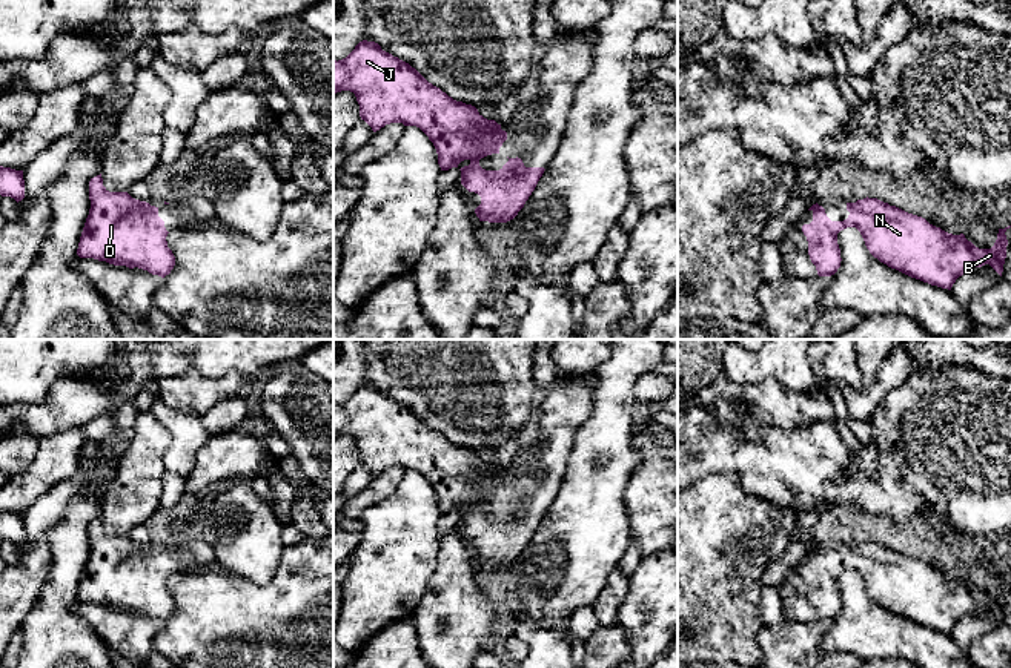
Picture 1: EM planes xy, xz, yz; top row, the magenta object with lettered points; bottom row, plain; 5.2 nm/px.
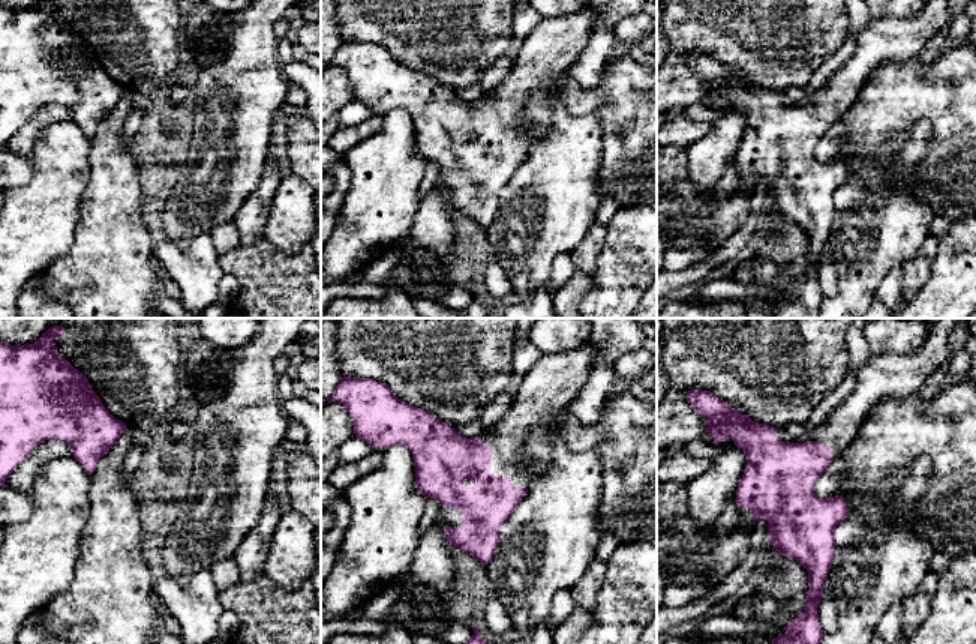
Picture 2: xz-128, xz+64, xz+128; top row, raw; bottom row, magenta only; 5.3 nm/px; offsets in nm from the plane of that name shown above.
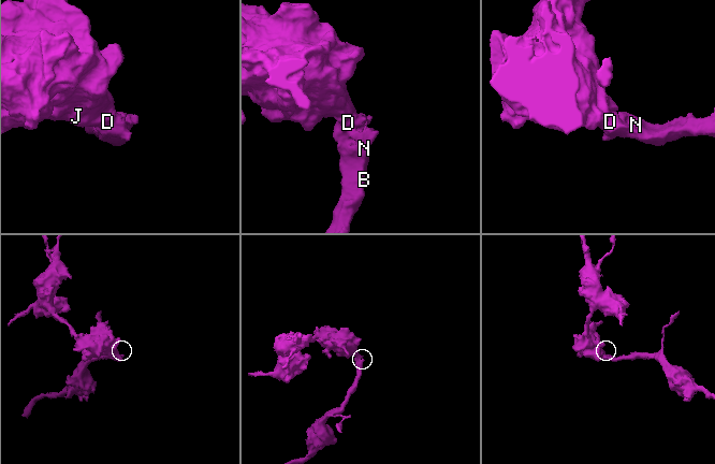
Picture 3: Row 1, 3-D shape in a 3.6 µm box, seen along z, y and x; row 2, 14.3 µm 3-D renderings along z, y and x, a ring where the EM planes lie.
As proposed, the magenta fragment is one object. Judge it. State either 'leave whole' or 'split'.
leave whole

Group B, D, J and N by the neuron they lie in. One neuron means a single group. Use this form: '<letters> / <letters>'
B D J N

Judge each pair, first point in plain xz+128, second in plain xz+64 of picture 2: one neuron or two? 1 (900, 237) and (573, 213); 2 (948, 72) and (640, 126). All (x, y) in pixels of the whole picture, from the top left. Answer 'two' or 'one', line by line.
1: one
2: one

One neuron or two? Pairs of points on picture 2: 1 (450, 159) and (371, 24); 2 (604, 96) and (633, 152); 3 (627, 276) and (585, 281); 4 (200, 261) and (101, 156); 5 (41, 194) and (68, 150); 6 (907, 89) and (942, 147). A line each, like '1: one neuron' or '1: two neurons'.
1: two neurons
2: one neuron
3: two neurons
4: two neurons
5: one neuron
6: one neuron

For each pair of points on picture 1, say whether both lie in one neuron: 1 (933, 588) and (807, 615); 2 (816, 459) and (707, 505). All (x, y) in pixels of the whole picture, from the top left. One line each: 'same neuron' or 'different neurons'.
1: same neuron
2: different neurons

